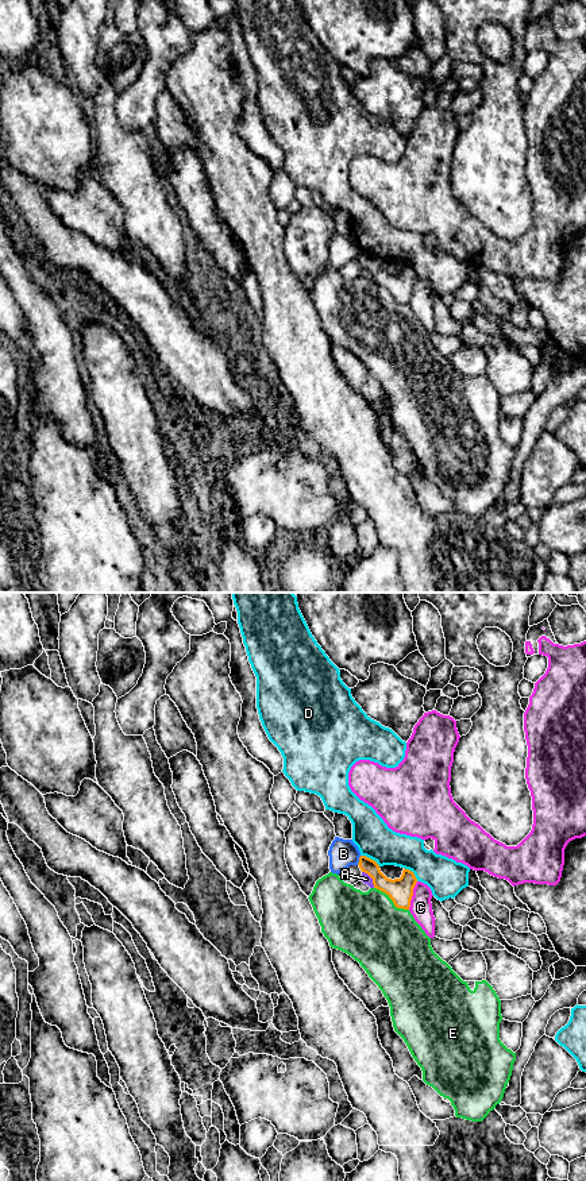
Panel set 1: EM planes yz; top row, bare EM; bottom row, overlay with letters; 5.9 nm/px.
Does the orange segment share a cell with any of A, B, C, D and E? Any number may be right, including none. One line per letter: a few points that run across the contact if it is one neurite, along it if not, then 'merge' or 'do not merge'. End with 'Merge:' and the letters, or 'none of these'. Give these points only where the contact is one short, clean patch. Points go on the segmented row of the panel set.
A: line yz (362, 871), (371, 879), (374, 887); do not merge
B: line yz (361, 856), (357, 864); do not merge
C: do not merge
D: do not merge
E: do not merge
Merge: none of these

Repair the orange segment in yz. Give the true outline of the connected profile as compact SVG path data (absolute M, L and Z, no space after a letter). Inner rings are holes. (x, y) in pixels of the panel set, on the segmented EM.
M361 856L359 868L373 879L374 888L385 892L397 908L409 910L413 896L413 888L417 883L415 873L409 869L402 871L400 879L388 879L379 869L377 861Z

